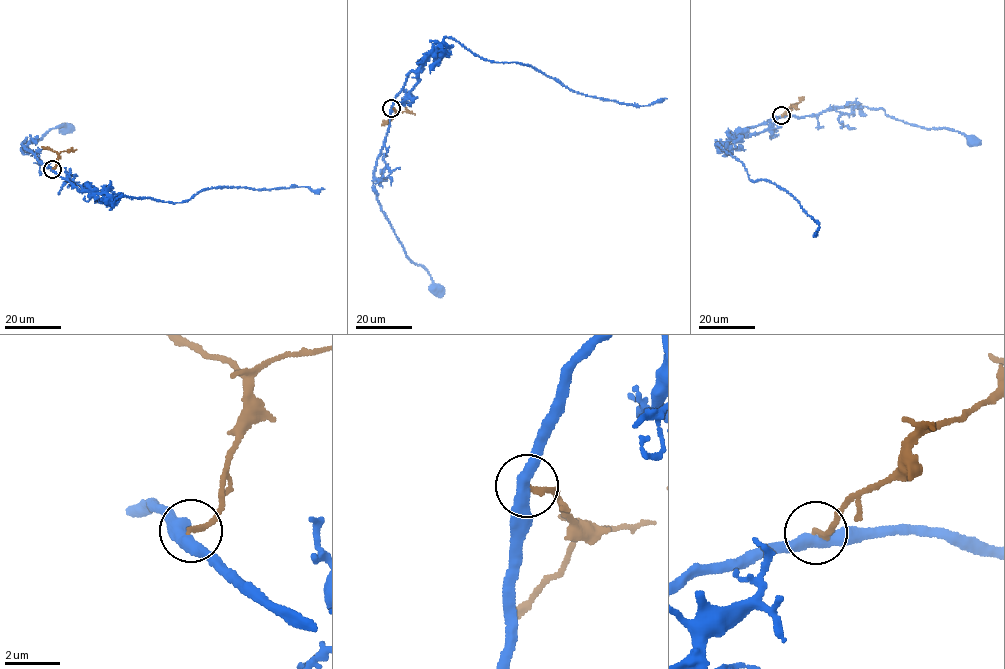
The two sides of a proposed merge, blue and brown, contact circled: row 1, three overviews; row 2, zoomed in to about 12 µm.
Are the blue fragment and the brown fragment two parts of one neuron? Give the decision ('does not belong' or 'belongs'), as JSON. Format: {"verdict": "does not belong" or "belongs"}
{"verdict": "does not belong"}

